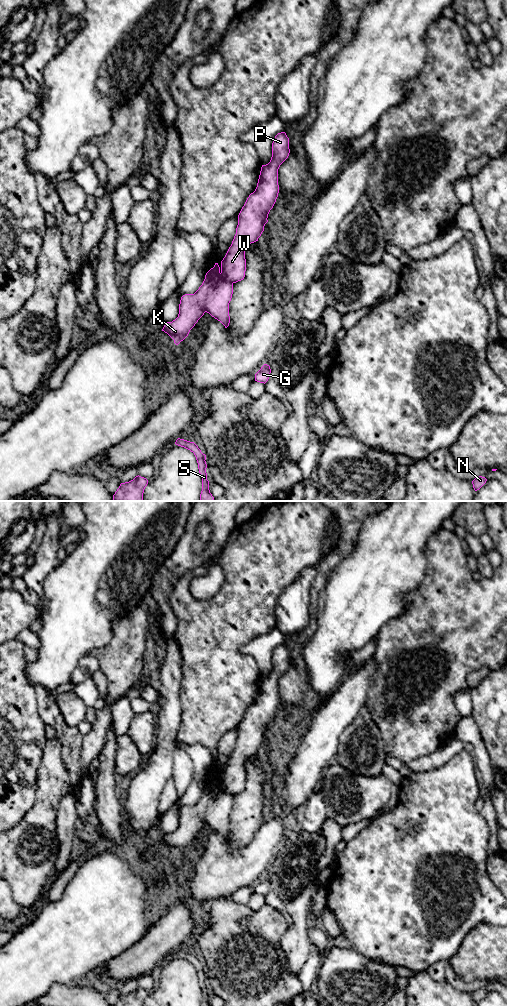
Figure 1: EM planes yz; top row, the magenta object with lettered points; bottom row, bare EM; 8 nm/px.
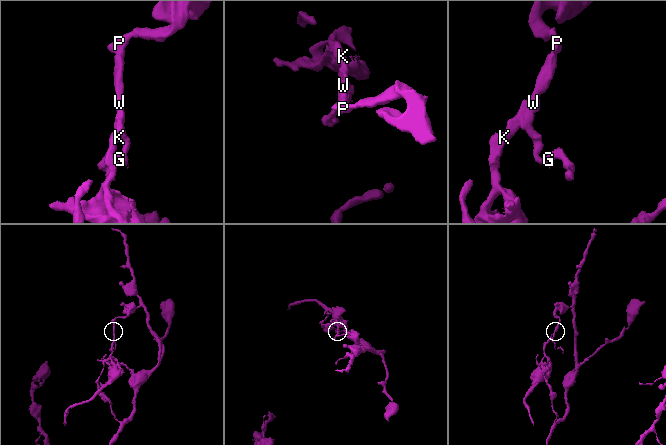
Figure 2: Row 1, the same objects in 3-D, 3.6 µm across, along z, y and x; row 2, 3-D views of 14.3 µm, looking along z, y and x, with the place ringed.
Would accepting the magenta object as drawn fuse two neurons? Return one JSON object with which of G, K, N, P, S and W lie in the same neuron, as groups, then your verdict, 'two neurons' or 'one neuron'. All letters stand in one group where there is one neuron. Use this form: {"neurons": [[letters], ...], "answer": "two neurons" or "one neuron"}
{"neurons": [["G", "N", "P", "W"], ["K", "S"]], "answer": "two neurons"}

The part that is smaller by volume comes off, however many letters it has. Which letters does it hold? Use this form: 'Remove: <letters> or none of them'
Remove: K, S

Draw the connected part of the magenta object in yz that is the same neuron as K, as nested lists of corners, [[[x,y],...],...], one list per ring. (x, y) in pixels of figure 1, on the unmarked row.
[[[215,775],[214,779],[206,785],[199,801],[194,806],[185,806],[181,809],[178,829],[172,834],[166,834],[162,841],[176,857],[188,848],[190,842],[204,827],[207,808],[220,792],[220,779]]]

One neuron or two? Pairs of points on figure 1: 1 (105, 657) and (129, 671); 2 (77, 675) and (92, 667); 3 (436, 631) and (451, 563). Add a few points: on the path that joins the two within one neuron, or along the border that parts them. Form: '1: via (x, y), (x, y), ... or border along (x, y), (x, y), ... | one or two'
1: via (111, 657), (117, 659), (123, 665) | one
2: via (81, 671), (88, 666) | one
3: via (448, 614), (448, 580) | one

